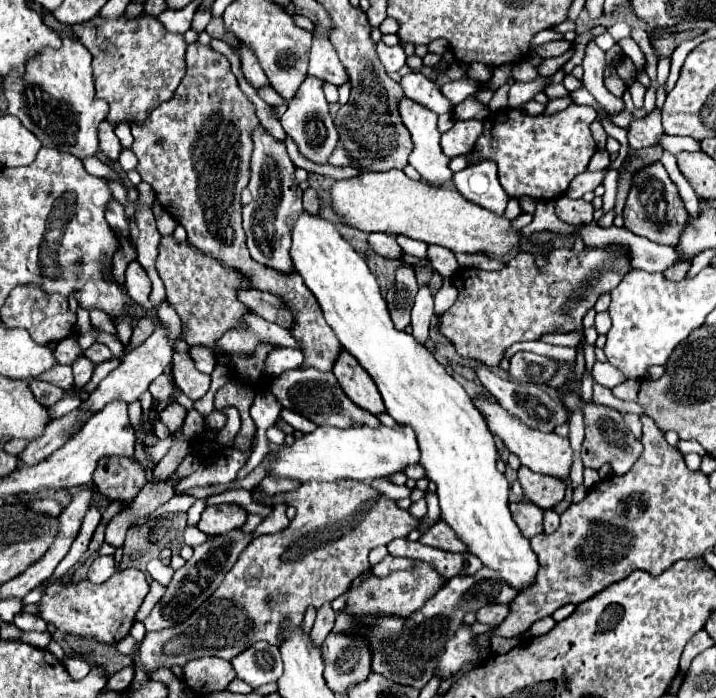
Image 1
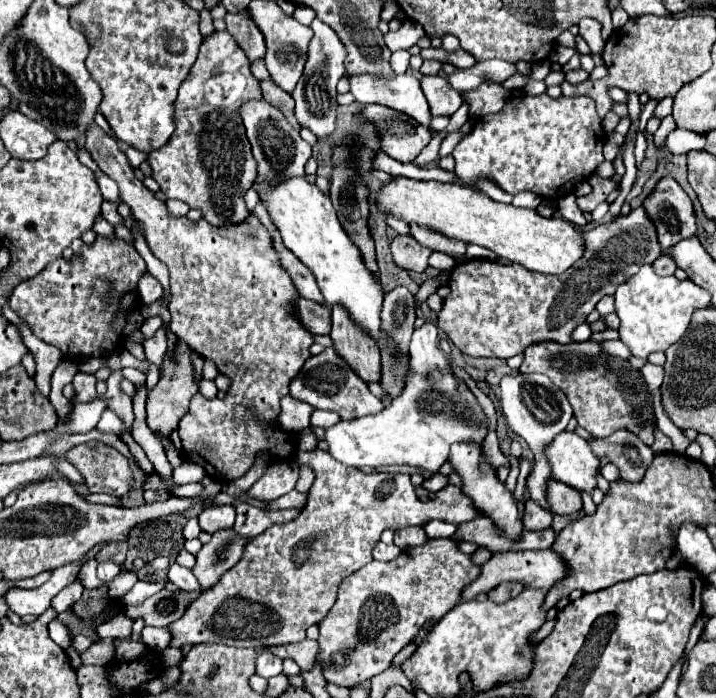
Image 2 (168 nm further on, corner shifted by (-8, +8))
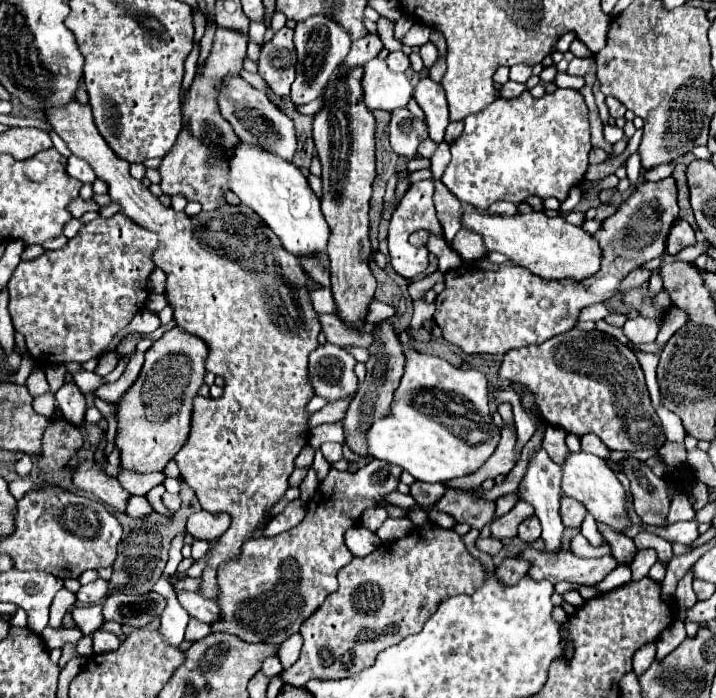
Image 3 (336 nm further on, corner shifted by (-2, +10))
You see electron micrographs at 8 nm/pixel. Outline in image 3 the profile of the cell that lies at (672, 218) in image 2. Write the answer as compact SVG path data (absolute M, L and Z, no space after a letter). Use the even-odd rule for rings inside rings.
M675 220L675 224L671 226L671 232L669 232L669 236L667 236L667 252L669 254L677 254L681 248L685 248L685 246L691 246L691 244L695 244L695 232L693 232L693 228L689 226L689 222L685 222L685 220Z

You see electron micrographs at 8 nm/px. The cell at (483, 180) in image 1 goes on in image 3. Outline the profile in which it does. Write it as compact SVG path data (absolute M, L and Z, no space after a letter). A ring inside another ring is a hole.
M495 202L487 208L487 212L491 212L491 214L511 214L513 212L513 214L517 214L517 208L511 202Z

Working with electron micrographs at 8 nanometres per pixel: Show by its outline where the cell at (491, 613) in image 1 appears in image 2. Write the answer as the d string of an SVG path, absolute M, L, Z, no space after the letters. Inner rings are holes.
M503 582L503 584L499 584L497 588L493 588L489 592L489 598L493 602L507 602L509 598L515 598L523 588L525 586L521 582Z

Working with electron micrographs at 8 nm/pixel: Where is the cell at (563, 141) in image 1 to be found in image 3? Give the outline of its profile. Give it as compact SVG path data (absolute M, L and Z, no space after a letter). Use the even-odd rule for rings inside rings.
M559 88L553 94L545 94L543 98L533 98L529 90L525 90L517 98L497 98L483 112L471 114L465 120L463 134L451 144L451 164L447 166L441 182L465 204L487 210L497 200L521 202L529 196L547 198L553 196L557 200L565 200L571 186L579 186L587 168L589 168L589 150L591 150L591 134L587 120L587 104L579 90Z

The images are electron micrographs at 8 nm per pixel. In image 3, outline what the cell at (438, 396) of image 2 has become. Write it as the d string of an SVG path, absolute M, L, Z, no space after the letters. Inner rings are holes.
M407 348L405 374L395 392L389 414L381 420L375 420L373 426L365 432L369 456L397 464L415 480L423 482L445 482L449 478L471 474L481 468L481 464L495 452L499 444L499 430L493 424L487 402L487 378L479 370L461 370L443 358Z

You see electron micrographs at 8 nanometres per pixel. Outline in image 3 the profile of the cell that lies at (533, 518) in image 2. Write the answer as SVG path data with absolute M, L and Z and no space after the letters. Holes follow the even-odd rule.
M529 516L527 520L519 524L519 538L525 542L533 542L539 538L539 518L537 516Z

